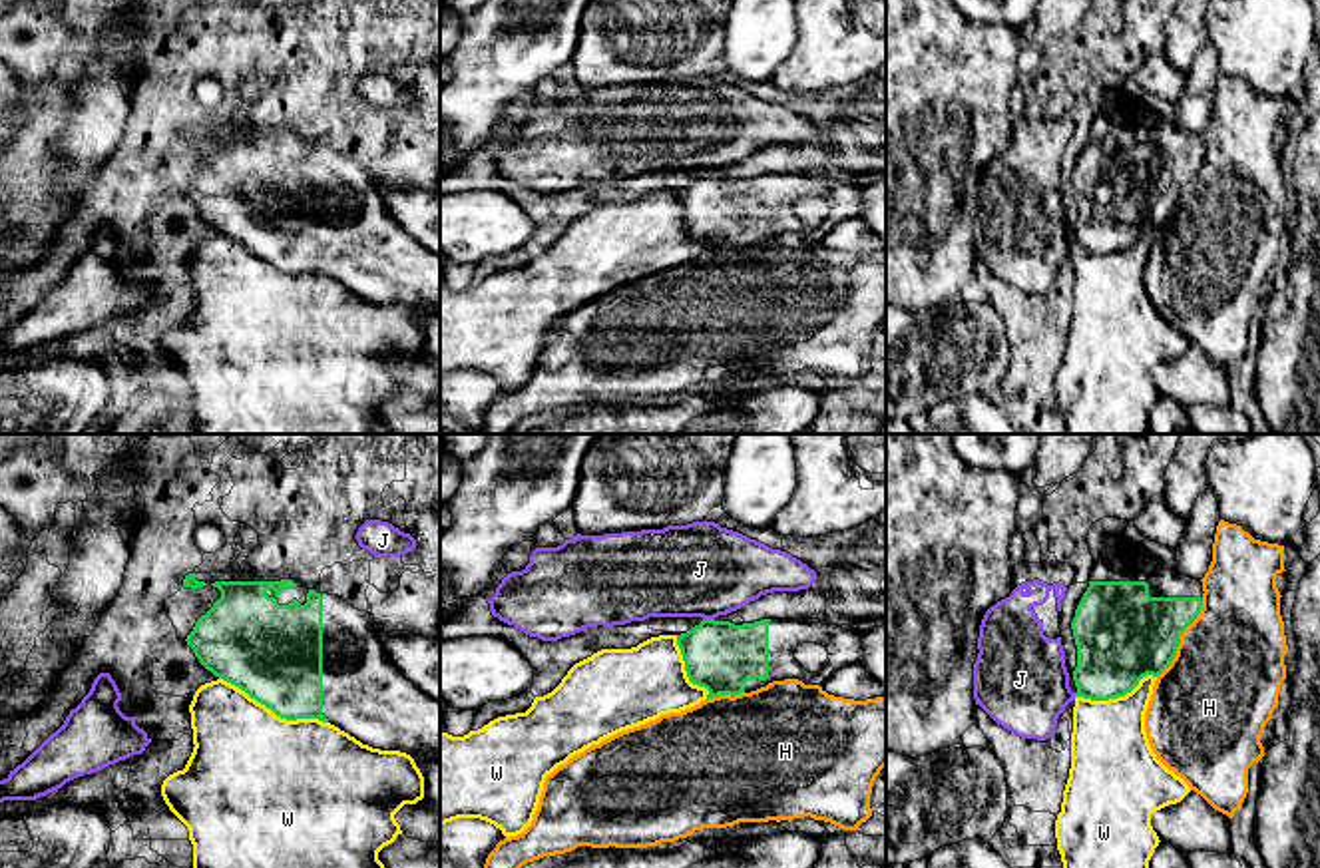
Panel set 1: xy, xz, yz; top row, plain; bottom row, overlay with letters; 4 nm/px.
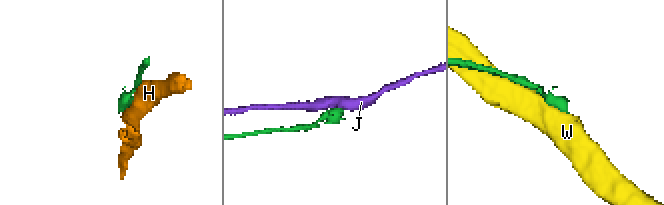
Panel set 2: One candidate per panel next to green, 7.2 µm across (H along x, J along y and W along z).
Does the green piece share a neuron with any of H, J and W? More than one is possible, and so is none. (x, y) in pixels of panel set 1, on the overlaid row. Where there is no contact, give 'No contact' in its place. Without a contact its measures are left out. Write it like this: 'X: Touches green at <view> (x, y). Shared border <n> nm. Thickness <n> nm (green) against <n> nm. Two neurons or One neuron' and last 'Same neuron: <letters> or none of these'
H: Touches green at yz (1179, 640). Shared border 380 nm. Thickness 380 nm (green) against 460 nm. Two neurons
J: Touches green at xz (709, 620). Shared border 50 nm. Thickness 280 nm (green) against 380 nm. Two neurons
W: Touches green at xy (273, 711). Shared border 480 nm. Thickness 380 nm (green) against 480 nm. Two neurons
Same neuron: none of these

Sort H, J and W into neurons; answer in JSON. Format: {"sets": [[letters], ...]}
{"sets": [["H"], ["J"], ["W"]]}

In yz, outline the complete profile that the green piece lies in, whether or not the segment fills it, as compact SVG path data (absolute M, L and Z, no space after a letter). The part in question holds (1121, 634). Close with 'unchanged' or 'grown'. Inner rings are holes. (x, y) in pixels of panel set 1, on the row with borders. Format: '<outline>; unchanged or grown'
M1103 518L1089 530L1089 587L1071 621L1077 667L1075 697L1109 701L1131 693L1147 675L1159 677L1175 659L1181 633L1203 609L1203 581L1179 571L1177 549L1145 538L1135 520Z; grown

